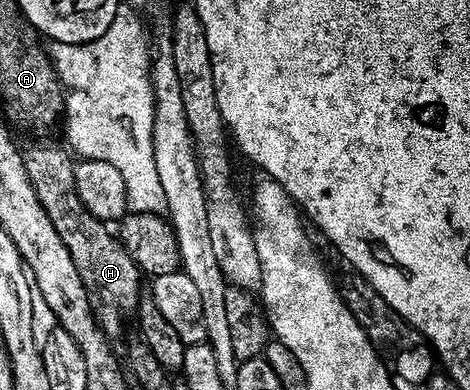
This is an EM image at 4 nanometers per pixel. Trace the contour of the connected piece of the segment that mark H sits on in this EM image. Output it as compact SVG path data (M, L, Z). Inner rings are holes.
M34 143L22 151L26 173L34 185L38 201L50 218L55 231L62 238L62 243L70 252L70 259L78 270L83 287L89 293L92 313L104 335L117 339L124 331L126 319L139 308L142 290L142 274L130 254L125 251L119 240L108 231L109 226L90 215L85 205L78 199L74 187L75 160L65 146L52 143Z

